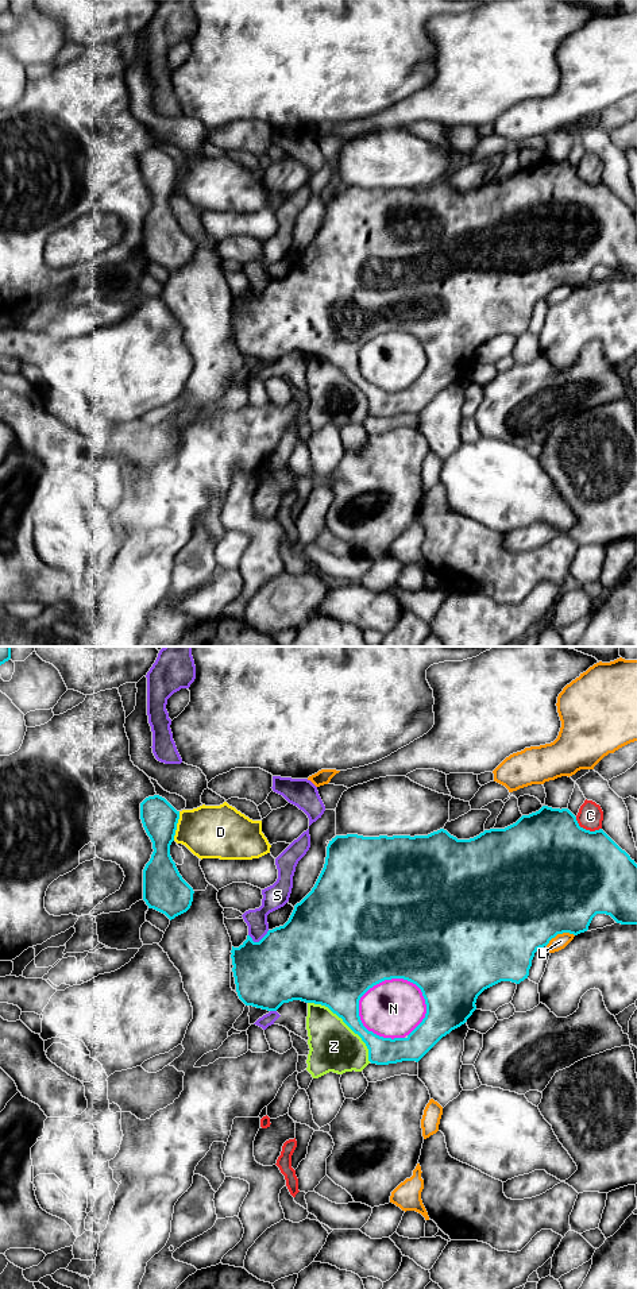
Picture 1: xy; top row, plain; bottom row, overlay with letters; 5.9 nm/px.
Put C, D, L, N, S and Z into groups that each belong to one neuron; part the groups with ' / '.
C / D / L / N Z / S

